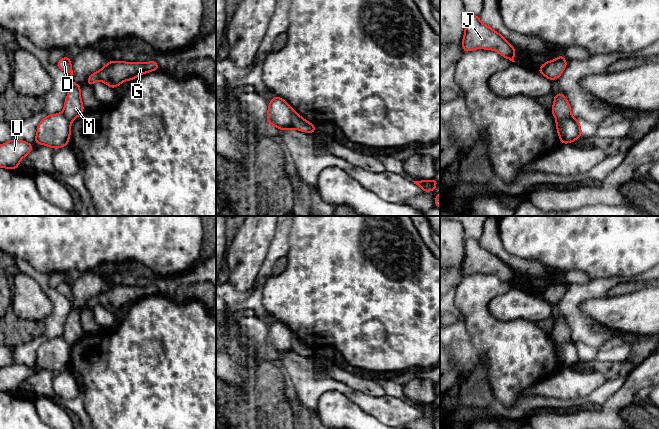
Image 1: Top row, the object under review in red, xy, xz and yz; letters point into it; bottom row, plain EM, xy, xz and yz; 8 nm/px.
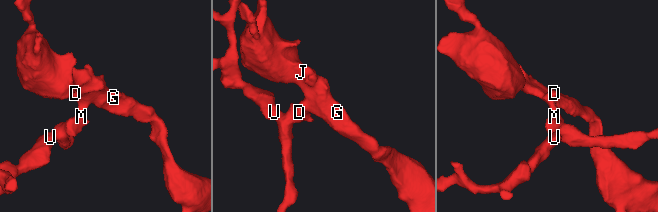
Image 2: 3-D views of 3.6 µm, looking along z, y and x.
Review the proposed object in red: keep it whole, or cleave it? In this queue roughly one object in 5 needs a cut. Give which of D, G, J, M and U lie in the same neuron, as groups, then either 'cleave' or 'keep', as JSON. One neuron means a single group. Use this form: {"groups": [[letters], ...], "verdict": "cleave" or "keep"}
{"groups": [["D", "G", "J", "M"], ["U"]], "verdict": "cleave"}

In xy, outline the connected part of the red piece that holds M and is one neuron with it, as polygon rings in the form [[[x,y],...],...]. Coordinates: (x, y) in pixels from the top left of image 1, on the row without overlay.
[[[69,280],[61,282],[56,289],[59,293],[69,297],[72,301],[72,309],[67,317],[64,325],[64,333],[62,335],[65,341],[72,346],[84,335],[84,330],[81,324],[81,311],[73,305],[73,294]]]

